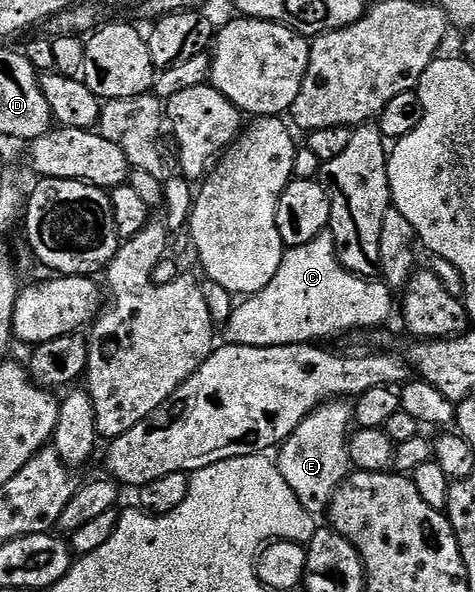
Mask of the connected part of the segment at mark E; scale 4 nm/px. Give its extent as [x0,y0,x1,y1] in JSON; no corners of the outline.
[276,401,355,516]

